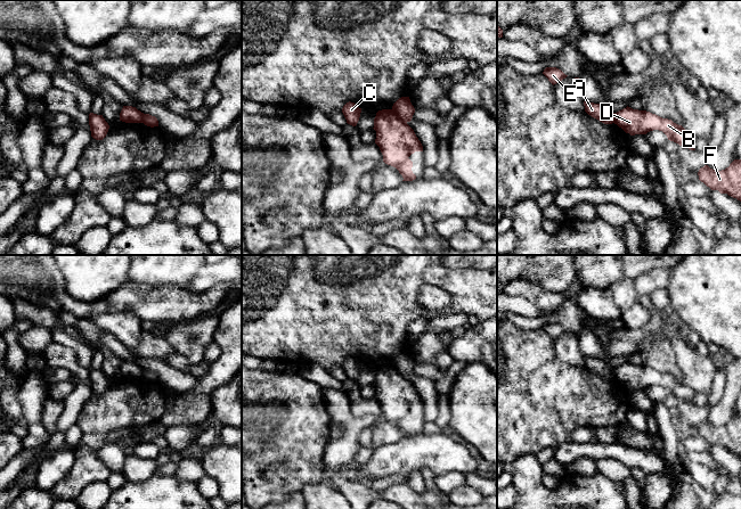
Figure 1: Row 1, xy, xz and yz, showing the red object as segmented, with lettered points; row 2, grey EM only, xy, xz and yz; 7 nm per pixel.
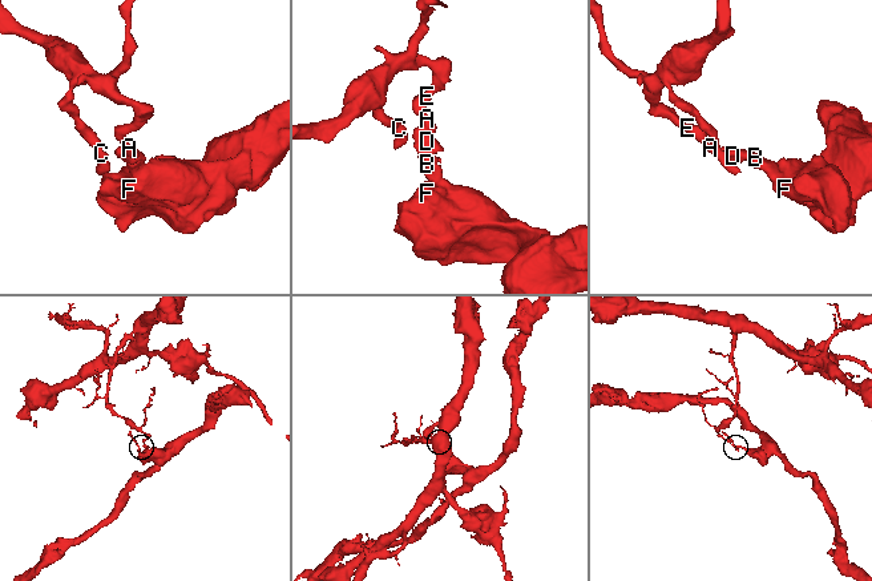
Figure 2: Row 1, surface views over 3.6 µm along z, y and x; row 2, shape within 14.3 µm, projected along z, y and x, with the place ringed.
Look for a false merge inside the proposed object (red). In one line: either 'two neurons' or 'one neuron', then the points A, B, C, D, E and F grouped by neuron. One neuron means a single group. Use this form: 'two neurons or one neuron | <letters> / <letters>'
two neurons | A C E / B D F

